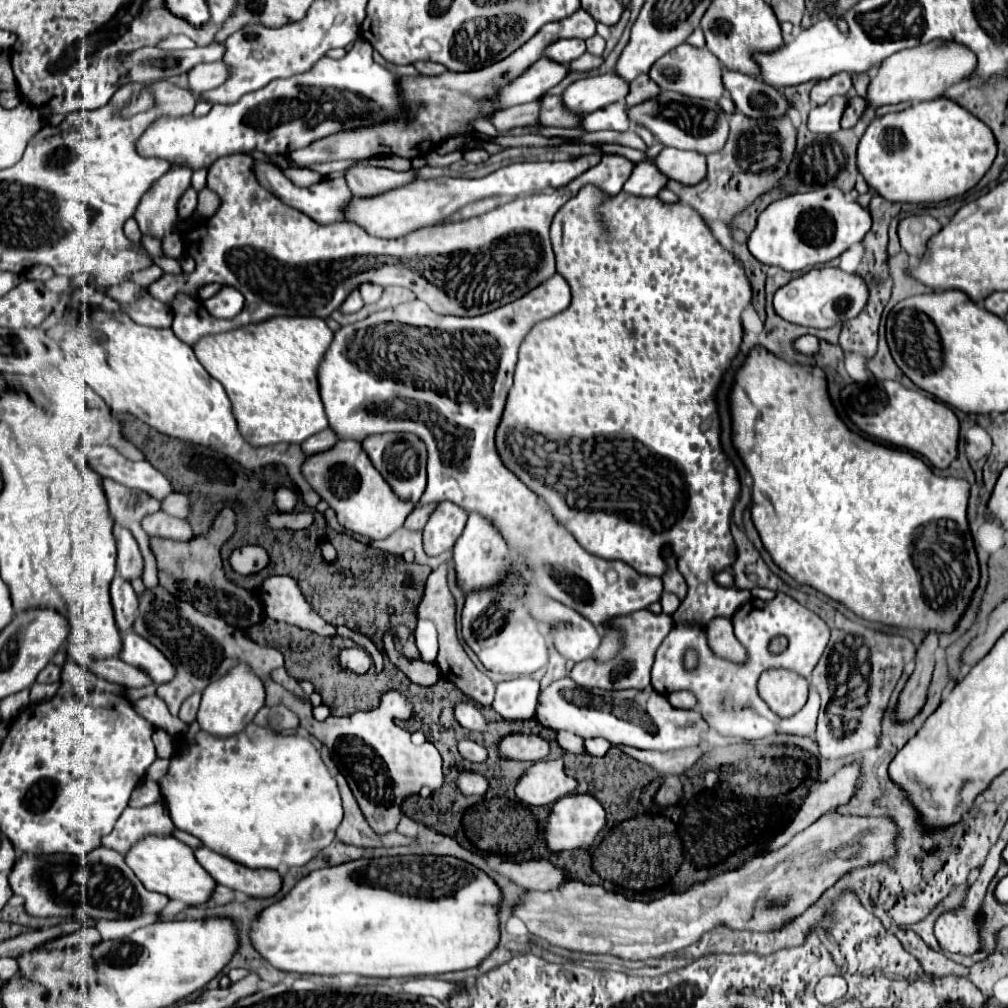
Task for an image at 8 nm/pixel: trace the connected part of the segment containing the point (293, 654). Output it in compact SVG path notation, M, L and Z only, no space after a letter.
M265 621L265 623L259 623L259 625L251 627L251 629L247 629L247 637L257 641L259 645L273 645L275 649L279 649L285 655L285 667L287 667L289 675L295 677L295 679L301 679L301 681L311 681L315 685L315 689L319 689L319 693L323 697L323 703L331 707L331 715L351 715L355 711L369 711L373 707L379 707L379 697L389 687L393 687L393 675L377 675L377 677L373 677L371 671L365 673L365 675L357 675L357 673L341 667L339 659L333 655L333 639L319 637L319 635L315 635L311 631L301 631L301 629L291 627L287 623Z

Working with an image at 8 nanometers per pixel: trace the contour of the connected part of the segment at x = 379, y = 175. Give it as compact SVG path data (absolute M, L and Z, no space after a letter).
M353 167L345 175L351 193L359 199L377 197L381 193L399 189L409 181L415 181L415 171L393 171L385 167Z

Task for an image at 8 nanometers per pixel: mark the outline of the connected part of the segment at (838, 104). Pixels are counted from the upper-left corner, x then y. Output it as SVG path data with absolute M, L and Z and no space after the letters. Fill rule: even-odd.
M847 95L845 97L833 97L825 105L813 107L811 113L809 113L809 119L807 119L809 131L813 131L813 133L825 133L825 135L837 133L841 129L839 127L839 119L843 115L847 99L849 99Z

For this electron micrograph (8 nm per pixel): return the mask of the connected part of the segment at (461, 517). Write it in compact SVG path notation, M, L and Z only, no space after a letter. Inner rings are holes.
M443 501L429 517L423 533L423 546L427 555L438 556L449 551L461 535L467 521L467 511Z

